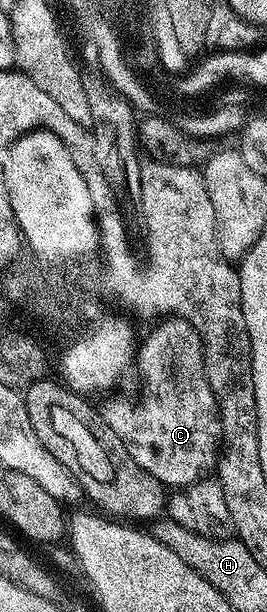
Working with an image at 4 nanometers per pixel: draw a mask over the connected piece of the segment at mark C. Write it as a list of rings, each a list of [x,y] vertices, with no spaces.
[[[176,318],[162,319],[157,326],[142,344],[140,341],[135,352],[135,372],[137,368],[141,375],[141,393],[137,401],[134,404],[109,404],[103,408],[103,415],[111,430],[115,430],[115,434],[119,434],[121,441],[127,445],[130,456],[140,468],[170,489],[184,490],[202,479],[208,468],[210,471],[216,465],[223,444],[221,417],[205,373],[205,351],[195,326]]]

